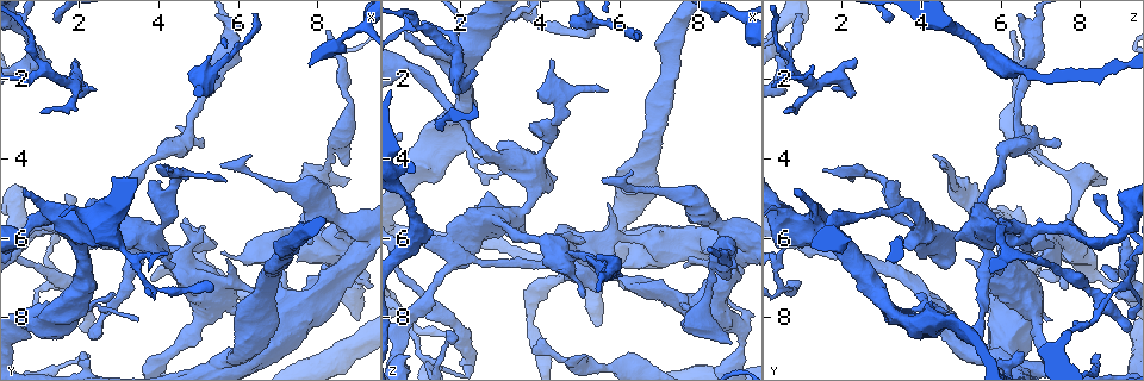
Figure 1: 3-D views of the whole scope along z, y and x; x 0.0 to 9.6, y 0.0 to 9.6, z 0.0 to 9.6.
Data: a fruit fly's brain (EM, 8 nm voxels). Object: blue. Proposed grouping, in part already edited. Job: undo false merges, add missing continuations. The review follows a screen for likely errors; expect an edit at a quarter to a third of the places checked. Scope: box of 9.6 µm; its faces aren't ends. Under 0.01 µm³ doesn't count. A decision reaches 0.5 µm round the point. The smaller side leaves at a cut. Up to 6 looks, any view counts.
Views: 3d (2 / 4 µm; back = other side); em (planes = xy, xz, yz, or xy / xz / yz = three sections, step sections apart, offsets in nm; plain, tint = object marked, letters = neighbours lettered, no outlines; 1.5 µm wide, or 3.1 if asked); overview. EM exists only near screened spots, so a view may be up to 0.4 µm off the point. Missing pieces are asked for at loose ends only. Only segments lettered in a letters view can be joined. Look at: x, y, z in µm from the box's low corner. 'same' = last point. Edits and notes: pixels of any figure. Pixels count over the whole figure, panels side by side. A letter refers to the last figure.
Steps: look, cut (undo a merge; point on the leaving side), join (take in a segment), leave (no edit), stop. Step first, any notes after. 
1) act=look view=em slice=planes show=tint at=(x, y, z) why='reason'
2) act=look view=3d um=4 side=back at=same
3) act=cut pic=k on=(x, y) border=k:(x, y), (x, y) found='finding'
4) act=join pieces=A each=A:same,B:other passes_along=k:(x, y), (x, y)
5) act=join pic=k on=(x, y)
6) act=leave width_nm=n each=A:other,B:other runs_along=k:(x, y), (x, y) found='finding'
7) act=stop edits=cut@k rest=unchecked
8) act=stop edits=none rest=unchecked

act=look view=em slice=yz step=4 show=tint at=(4.40, 6.60, 4.50) why='branch stops here'

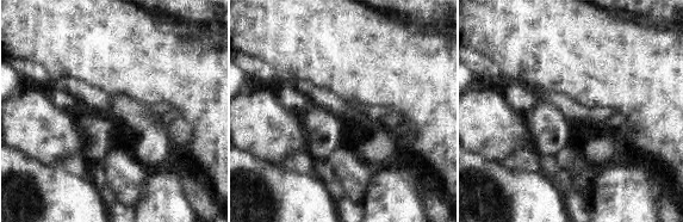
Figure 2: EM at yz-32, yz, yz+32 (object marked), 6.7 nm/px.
act=look view=em slice=planes show=letters at=same why='another direction'

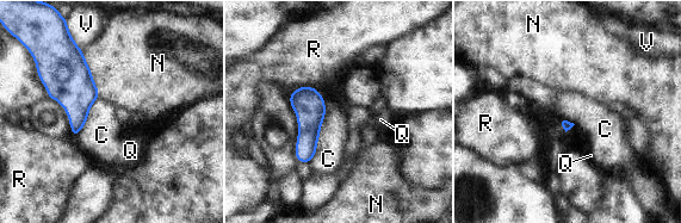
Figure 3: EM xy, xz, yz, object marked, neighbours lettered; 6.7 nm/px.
act=leave each=C:other,N:other,Q:other,R:other,V:other border=3:(323, 98), (324, 117), (309, 161) found='no lettered segment goes on from it'

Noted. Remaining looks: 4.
act=look view=em slice=planes show=letters at=(2.30, 9.00, 8.45) why='long arm stops here'

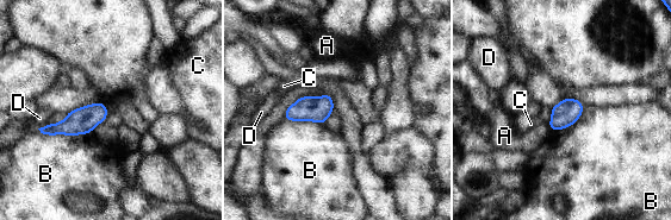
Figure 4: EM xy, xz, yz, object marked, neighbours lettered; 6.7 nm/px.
act=leave width_nm=120 each=A:other,B:other,C:other,D:other border=4:(37, 129), (48, 134), (89, 133) found='no lettered segment goes on from it'

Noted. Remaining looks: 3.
act=look view=3d um=2 at=(3.20, 7.25, 5.55) why='sudden change in width'

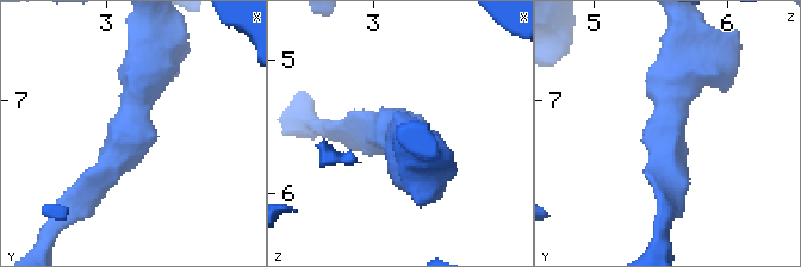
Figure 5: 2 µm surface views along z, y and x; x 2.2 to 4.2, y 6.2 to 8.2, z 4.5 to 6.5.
act=look view=em slice=planes show=letters at=(3.18, 7.28, 5.52) arm_widths_nm=170,320

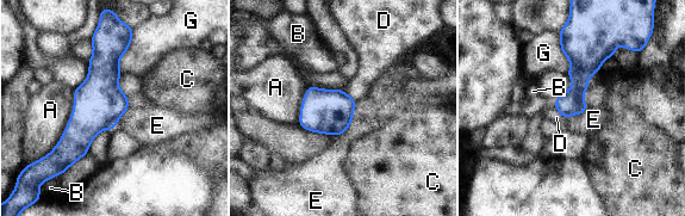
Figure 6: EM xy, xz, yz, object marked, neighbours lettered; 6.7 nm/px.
act=leave longest_contact=A:550nm each=A:other,B:other,C:other,D:other,E:other,G:other found='one neuron here'

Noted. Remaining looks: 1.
act=stop edits=none rest=unchecked

